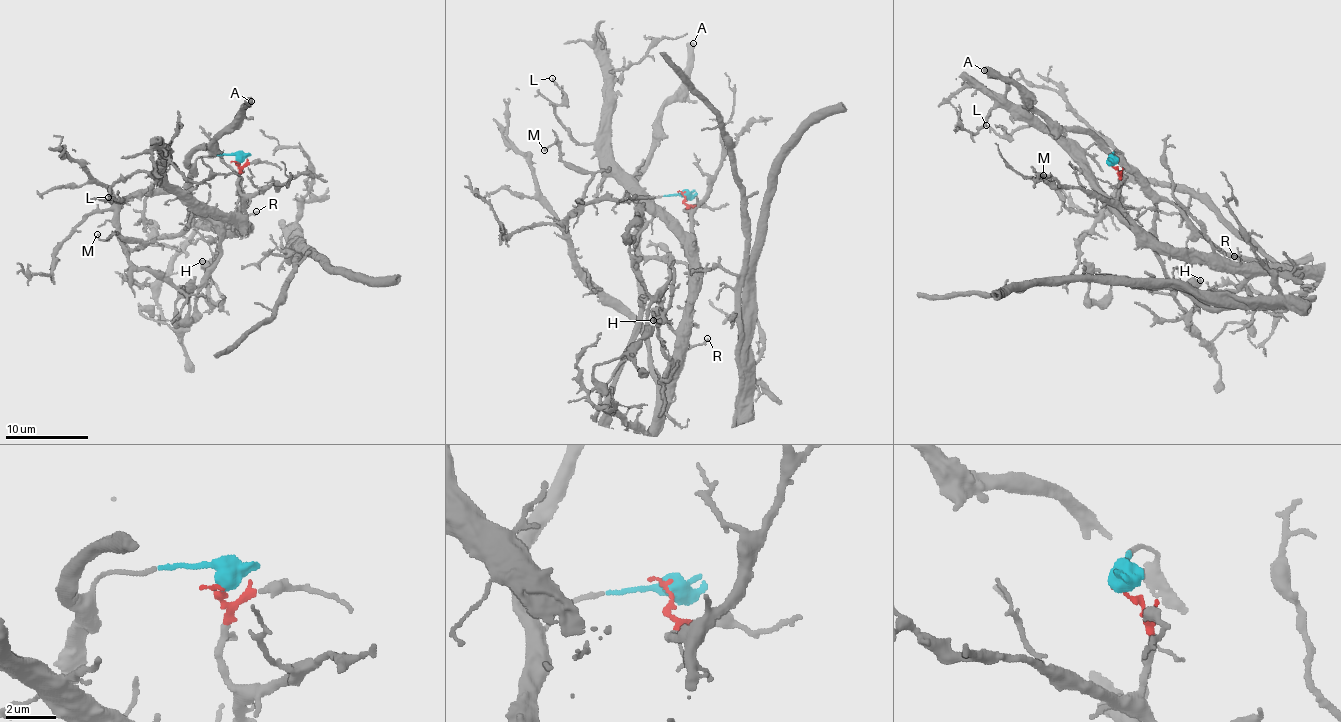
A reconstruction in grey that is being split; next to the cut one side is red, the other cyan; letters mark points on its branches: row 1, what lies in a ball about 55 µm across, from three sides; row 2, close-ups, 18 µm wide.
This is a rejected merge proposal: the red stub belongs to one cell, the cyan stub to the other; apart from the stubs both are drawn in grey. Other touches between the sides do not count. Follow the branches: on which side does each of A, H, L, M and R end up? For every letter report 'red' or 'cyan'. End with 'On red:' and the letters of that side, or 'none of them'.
A: cyan
H: cyan
L: red
M: red
R: red
On red: L, M, R

